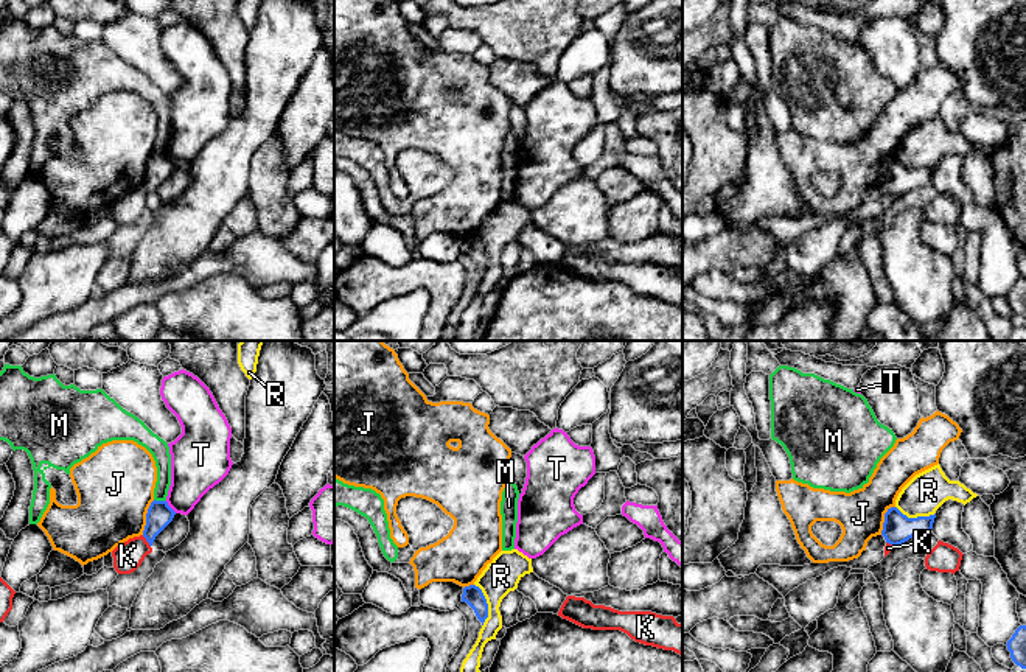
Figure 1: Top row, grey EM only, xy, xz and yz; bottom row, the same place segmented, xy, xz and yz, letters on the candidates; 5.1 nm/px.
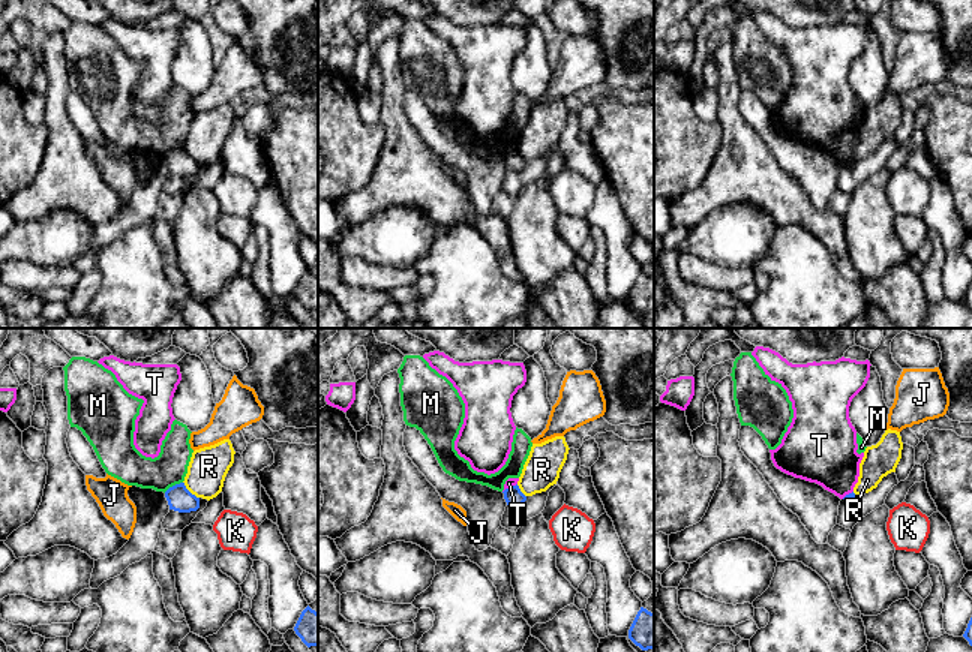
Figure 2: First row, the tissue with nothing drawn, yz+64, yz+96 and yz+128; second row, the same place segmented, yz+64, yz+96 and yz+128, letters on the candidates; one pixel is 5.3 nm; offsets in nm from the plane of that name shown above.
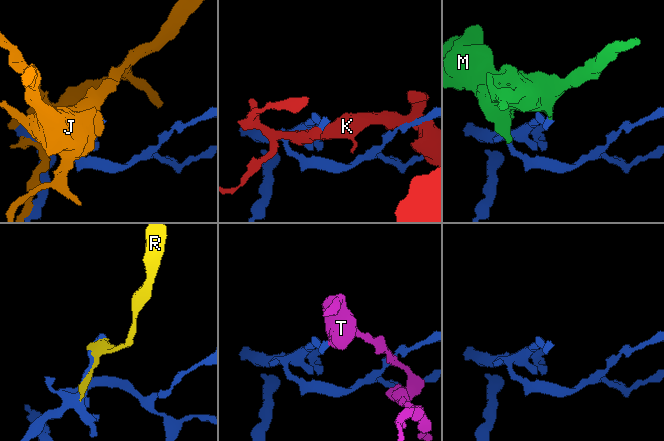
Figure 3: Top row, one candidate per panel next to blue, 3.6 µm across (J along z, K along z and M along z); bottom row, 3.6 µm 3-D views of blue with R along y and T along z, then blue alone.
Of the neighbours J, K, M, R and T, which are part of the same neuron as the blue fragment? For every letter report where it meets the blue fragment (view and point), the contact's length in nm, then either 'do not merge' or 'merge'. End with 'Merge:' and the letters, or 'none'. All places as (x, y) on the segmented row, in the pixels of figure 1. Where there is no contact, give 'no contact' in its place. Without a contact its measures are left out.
J: contact xy (146, 517); length 200 nm; do not merge
K: contact xy (146, 540); length 80 nm; do not merge
M: contact xy (160, 501); length 70 nm; do not merge
R: contact xz (487, 605); length 220 nm; do not merge
T: contact xy (170, 507); length 90 nm; do not merge
Merge: none

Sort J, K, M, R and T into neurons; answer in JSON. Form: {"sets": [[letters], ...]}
{"sets": [["J"], ["K"], ["M"], ["R"], ["T"]]}

